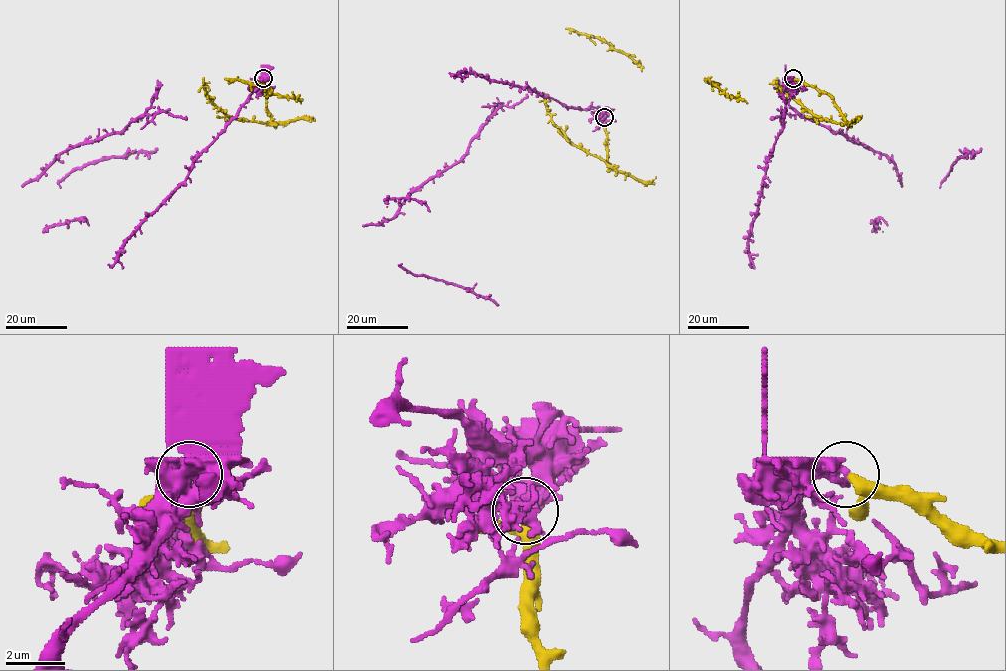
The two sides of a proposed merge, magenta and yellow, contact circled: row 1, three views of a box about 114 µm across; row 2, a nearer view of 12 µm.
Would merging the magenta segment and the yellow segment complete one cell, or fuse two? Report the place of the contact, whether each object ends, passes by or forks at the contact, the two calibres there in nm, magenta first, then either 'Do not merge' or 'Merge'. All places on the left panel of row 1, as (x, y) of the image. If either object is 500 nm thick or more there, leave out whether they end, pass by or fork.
Place: (263, 78). Thickness 650 nm (magenta) against 280 nm. Do not merge

